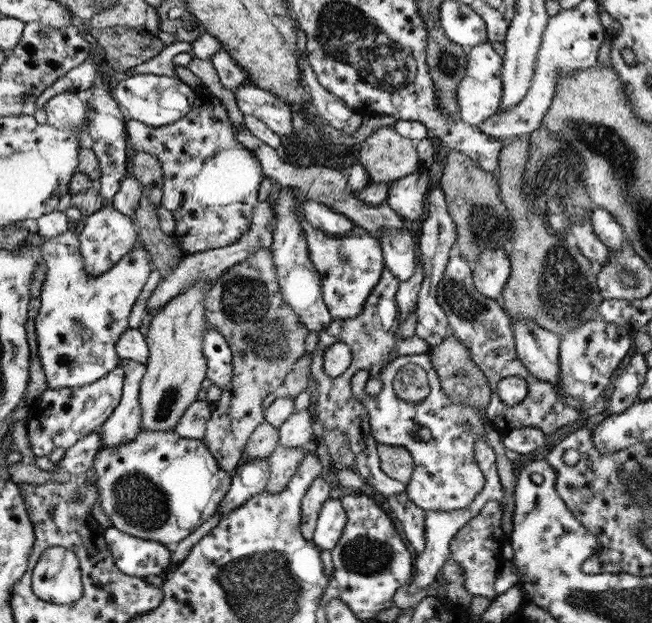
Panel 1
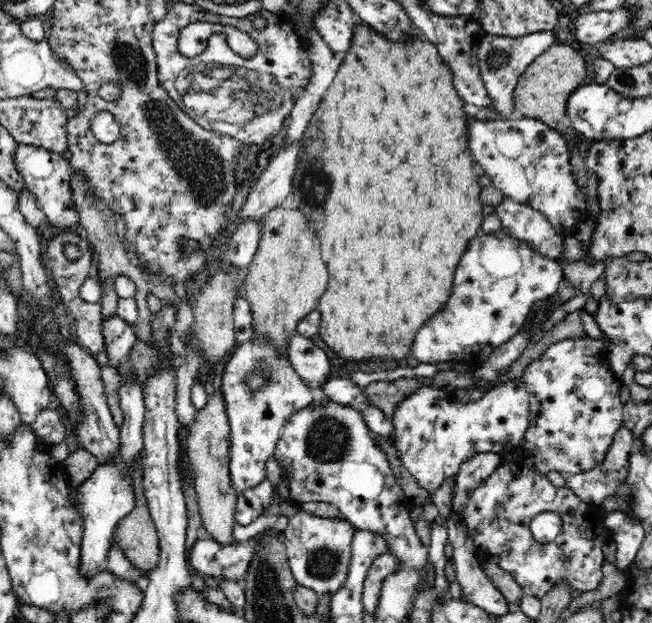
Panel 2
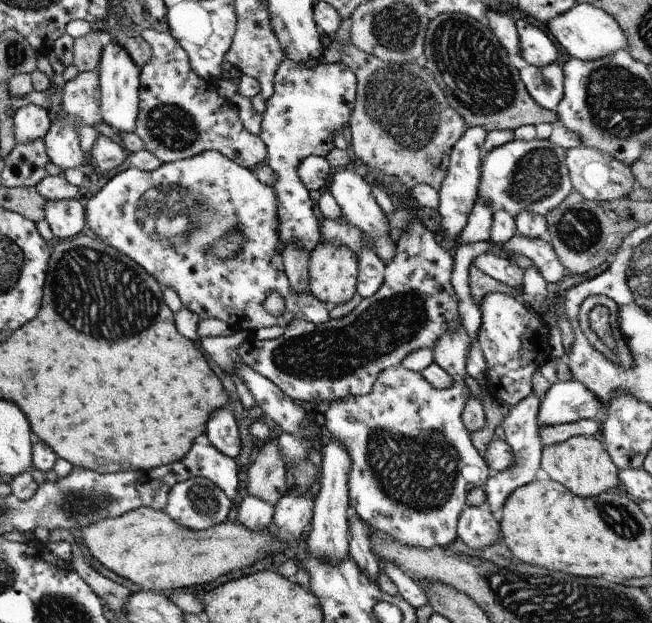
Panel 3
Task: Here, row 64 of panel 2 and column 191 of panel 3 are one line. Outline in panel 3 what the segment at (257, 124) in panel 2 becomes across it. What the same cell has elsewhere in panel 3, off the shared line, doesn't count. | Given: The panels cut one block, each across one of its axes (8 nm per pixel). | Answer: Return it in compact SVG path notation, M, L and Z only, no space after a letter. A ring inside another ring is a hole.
M207 151L191 157L188 159L182 159L172 163L163 163L157 170L144 171L135 167L130 167L124 172L119 172L106 185L94 196L87 196L84 200L84 207L86 213L86 229L92 232L98 238L102 238L107 243L116 247L116 250L122 251L128 258L134 259L140 266L143 266L160 284L162 287L172 287L179 294L179 297L183 301L183 306L188 310L195 312L201 320L204 319L220 319L225 322L235 332L242 331L248 335L252 335L254 332L260 329L267 329L273 326L287 327L294 321L295 318L304 319L314 324L328 322L331 318L328 315L331 307L329 304L321 301L312 294L312 291L308 288L306 294L299 293L293 289L292 282L289 281L286 266L283 258L283 248L281 247L281 238L279 237L280 222L279 204L276 202L276 191L272 186L266 186L258 180L256 174L247 167L239 166L238 163L233 162L226 155L220 154L217 151ZM233 229L237 229L237 232L243 237L240 250L237 255L228 258L217 257L214 253L209 253L208 250L213 246L215 241L221 241L226 237ZM276 292L284 298L285 310L280 316L274 316L264 308L264 300L266 296Z

